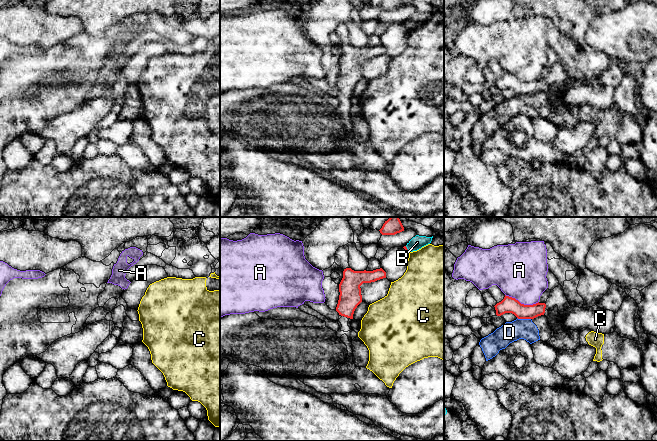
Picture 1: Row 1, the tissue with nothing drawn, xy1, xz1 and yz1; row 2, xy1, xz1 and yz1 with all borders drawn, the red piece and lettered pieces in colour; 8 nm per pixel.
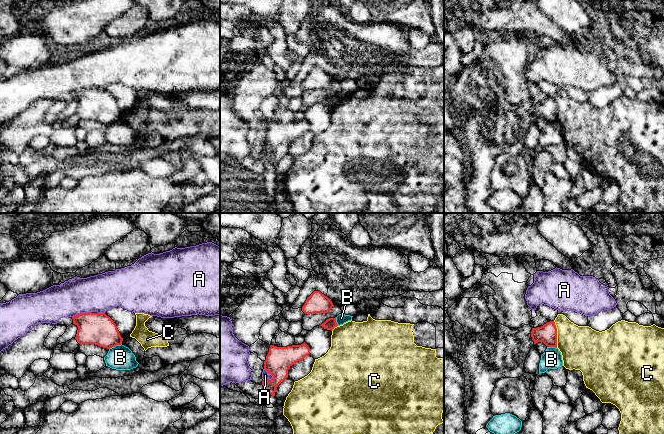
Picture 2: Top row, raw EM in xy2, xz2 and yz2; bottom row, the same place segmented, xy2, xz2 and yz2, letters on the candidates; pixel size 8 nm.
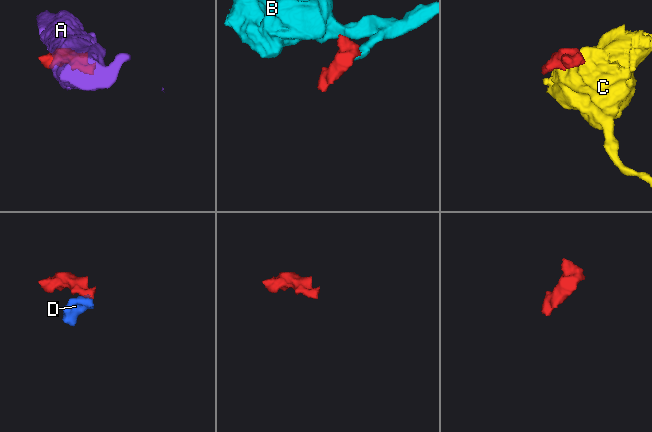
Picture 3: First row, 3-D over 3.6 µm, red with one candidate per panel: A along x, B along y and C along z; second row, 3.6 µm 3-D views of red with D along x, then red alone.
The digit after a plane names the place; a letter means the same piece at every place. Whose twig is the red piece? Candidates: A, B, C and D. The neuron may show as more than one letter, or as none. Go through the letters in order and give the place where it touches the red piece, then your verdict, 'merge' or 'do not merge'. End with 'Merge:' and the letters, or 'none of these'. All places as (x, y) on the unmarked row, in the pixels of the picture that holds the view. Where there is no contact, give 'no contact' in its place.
A: contact yz1 (522, 80); do not merge
B: contact xy2 (115, 121); do not merge
C: contact yz2 (556, 110); do not merge
D: contact yz1 (524, 94); do not merge
Merge: none of these

